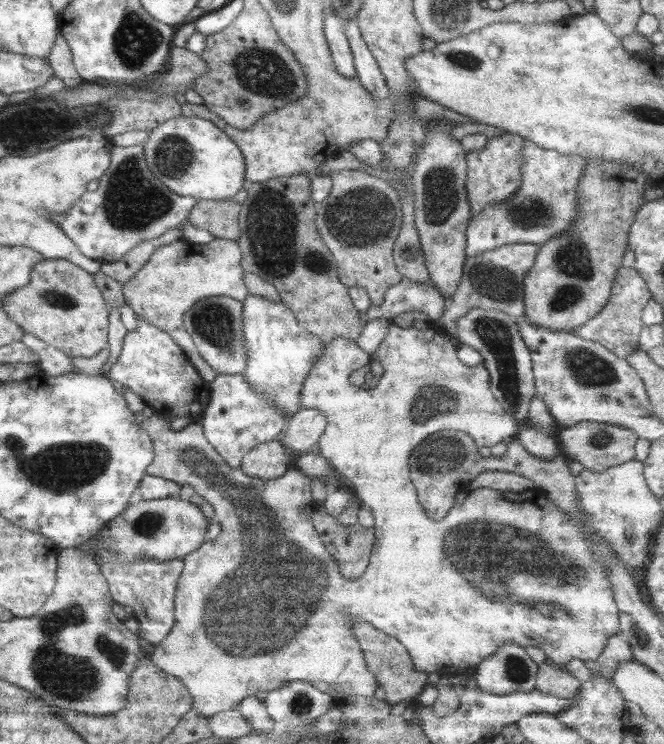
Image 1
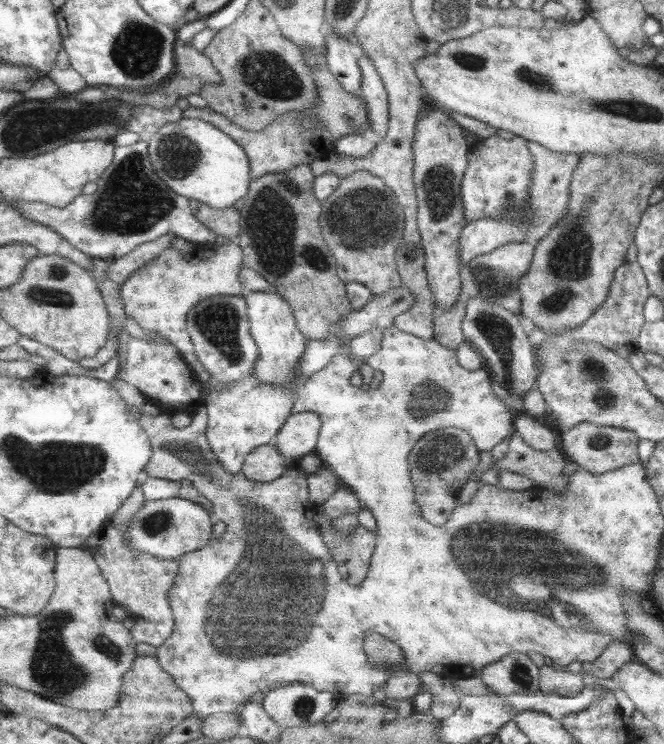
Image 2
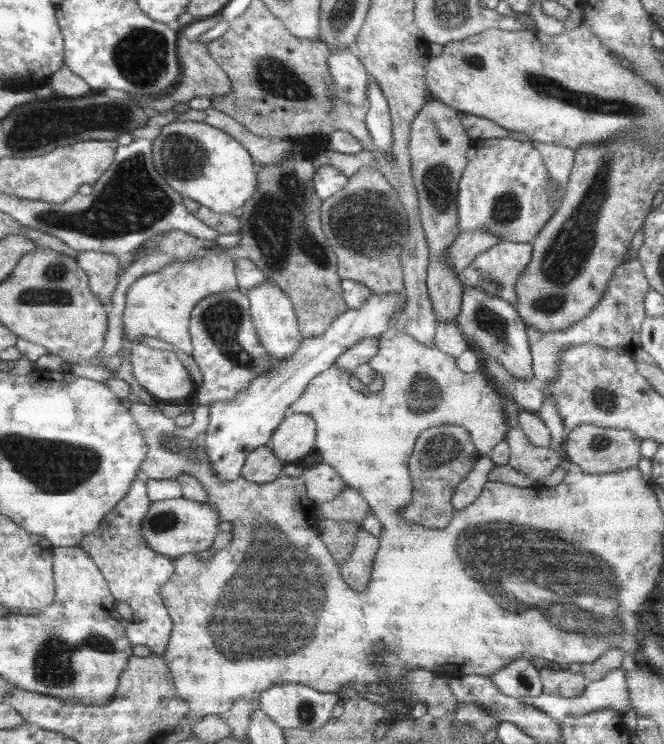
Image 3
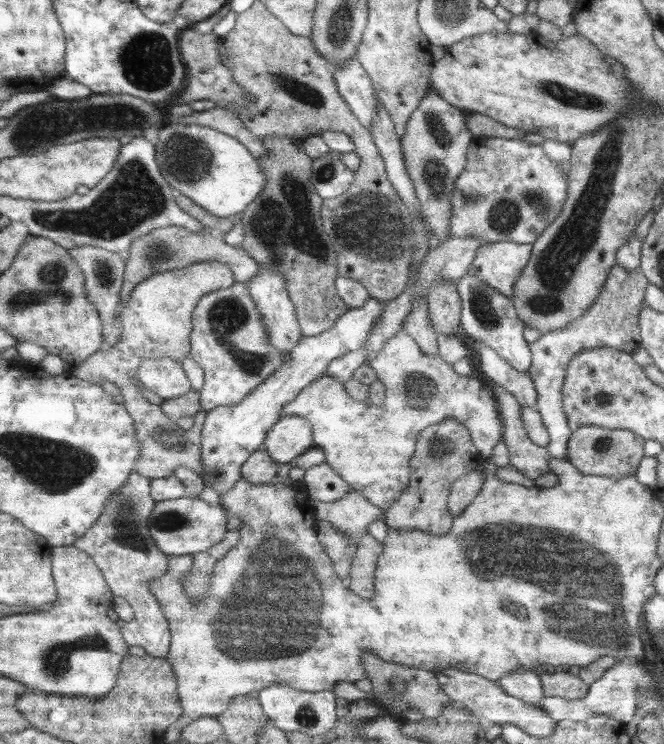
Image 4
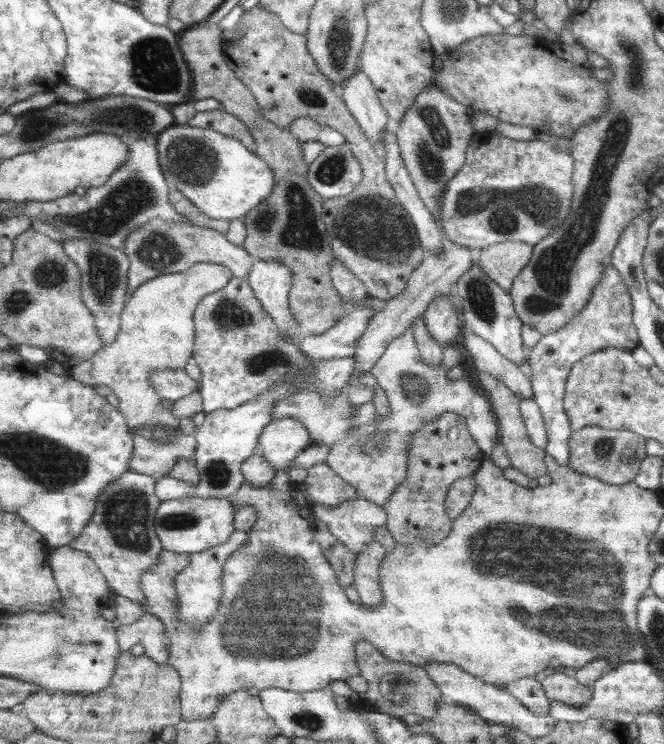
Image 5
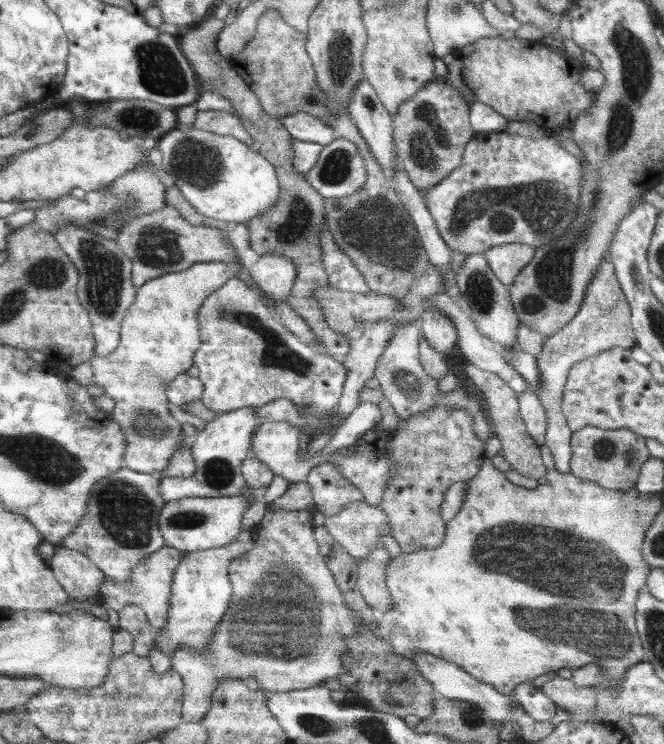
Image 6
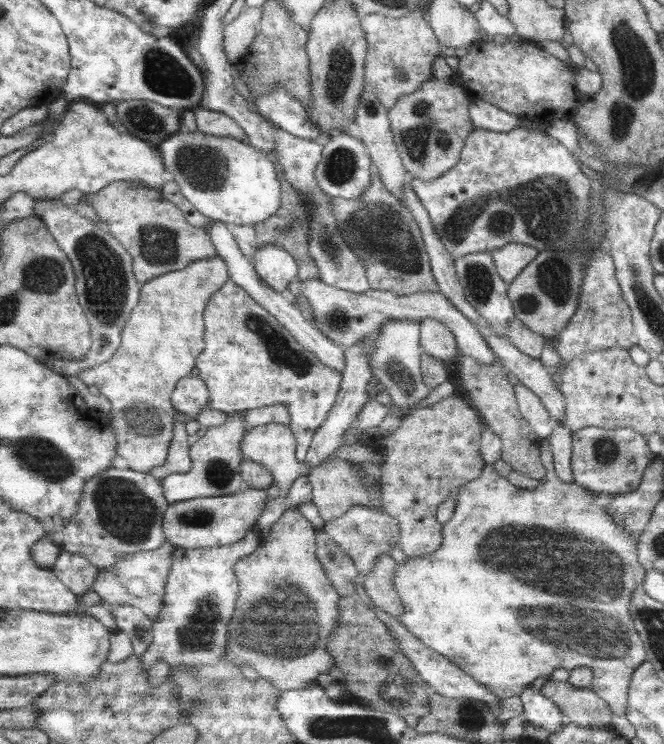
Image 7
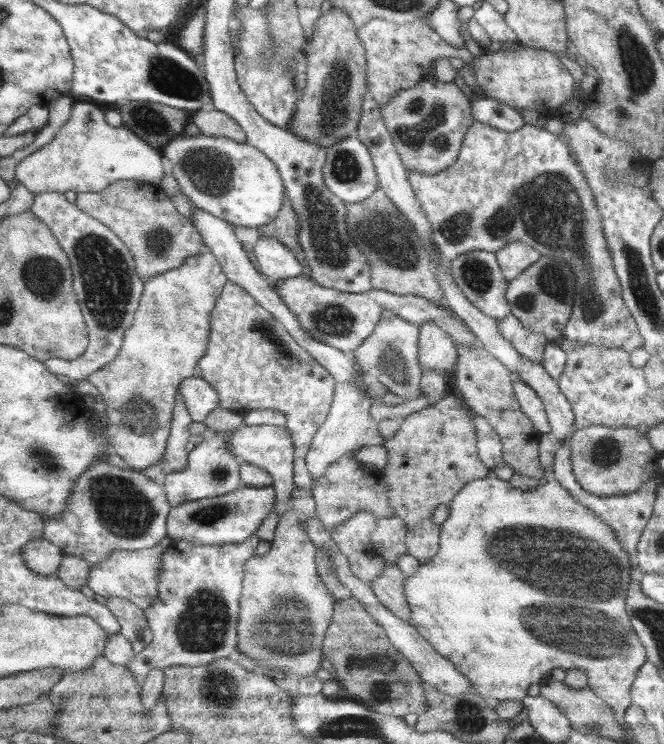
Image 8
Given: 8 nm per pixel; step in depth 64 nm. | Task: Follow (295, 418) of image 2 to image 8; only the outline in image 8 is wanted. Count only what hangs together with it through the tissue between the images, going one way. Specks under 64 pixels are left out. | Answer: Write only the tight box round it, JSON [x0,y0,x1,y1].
[228,424,294,521]

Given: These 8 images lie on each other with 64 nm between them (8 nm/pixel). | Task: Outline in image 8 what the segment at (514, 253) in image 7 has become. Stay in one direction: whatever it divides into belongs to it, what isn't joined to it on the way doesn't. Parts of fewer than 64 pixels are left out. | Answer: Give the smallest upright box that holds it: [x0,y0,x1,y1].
[495,241,541,281]

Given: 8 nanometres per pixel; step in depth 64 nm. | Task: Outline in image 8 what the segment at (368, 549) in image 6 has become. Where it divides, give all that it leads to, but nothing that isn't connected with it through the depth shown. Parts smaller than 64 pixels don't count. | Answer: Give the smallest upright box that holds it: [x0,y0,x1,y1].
[330,510,407,584]

